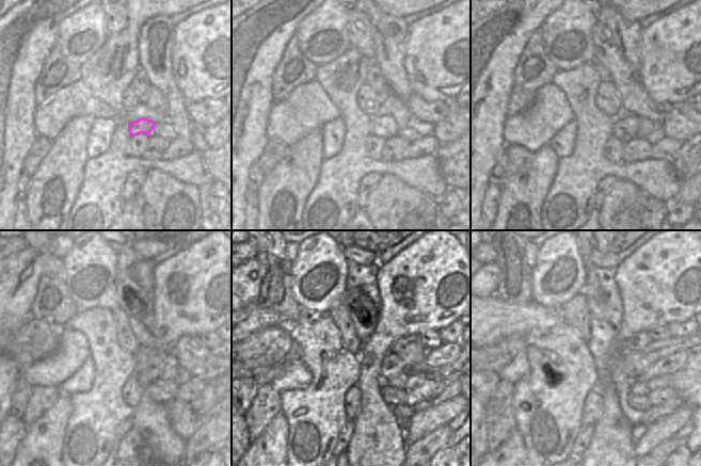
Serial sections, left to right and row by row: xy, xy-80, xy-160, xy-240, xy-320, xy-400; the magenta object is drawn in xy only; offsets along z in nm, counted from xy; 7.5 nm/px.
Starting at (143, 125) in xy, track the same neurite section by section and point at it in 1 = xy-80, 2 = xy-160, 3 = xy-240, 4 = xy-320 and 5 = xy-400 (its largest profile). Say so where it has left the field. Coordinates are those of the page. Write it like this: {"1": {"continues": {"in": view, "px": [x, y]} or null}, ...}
{"1": {"continues": {"in": "xy-80", "px": [383, 125]}}, "2": {"continues": {"in": "xy-160", "px": [625, 128]}}, "3": {"continues": {"in": "xy-240", "px": [150, 364]}}, "4": {"continues": {"in": "xy-320", "px": [392, 365]}}, "5": {"continues": {"in": "xy-400", "px": [634, 364]}}}

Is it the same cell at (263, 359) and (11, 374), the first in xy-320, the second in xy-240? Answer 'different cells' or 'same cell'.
different cells

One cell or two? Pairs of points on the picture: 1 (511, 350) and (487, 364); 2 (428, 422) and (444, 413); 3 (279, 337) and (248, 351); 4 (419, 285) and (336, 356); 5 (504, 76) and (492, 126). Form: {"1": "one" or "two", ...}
{"1": "one", "2": "one", "3": "one", "4": "two", "5": "one"}

